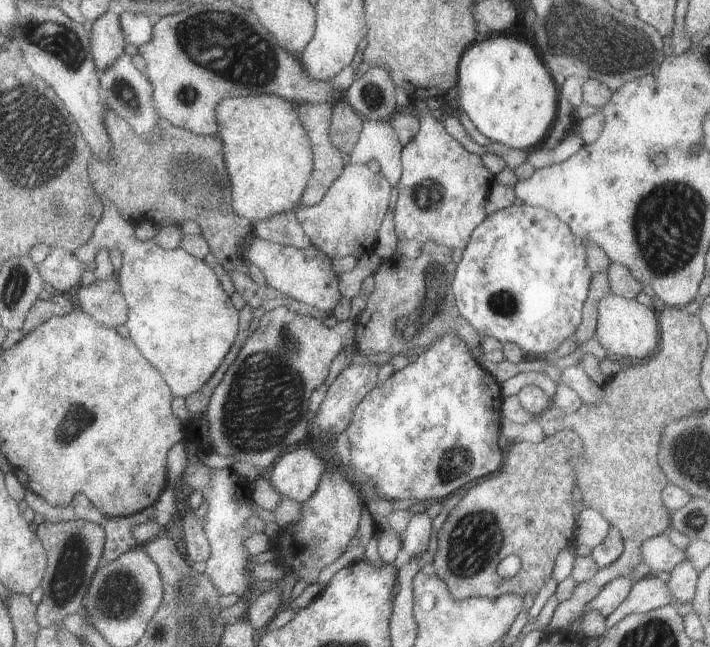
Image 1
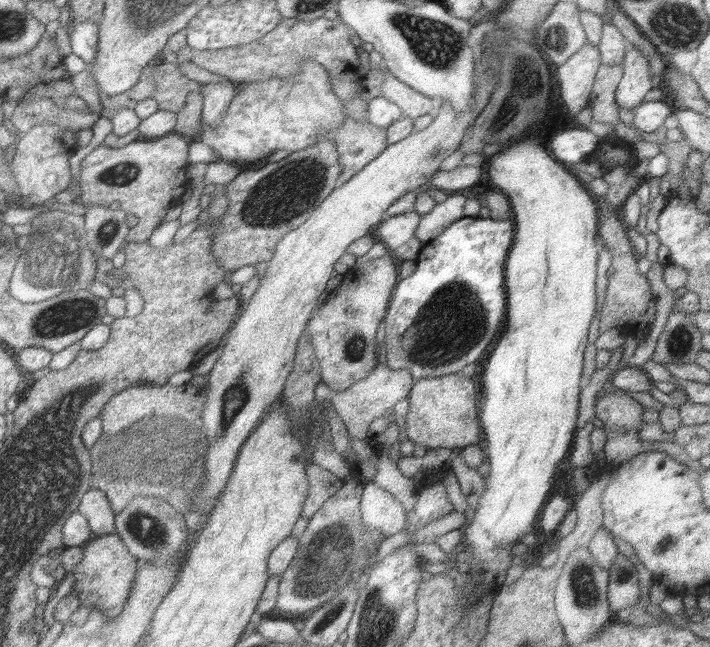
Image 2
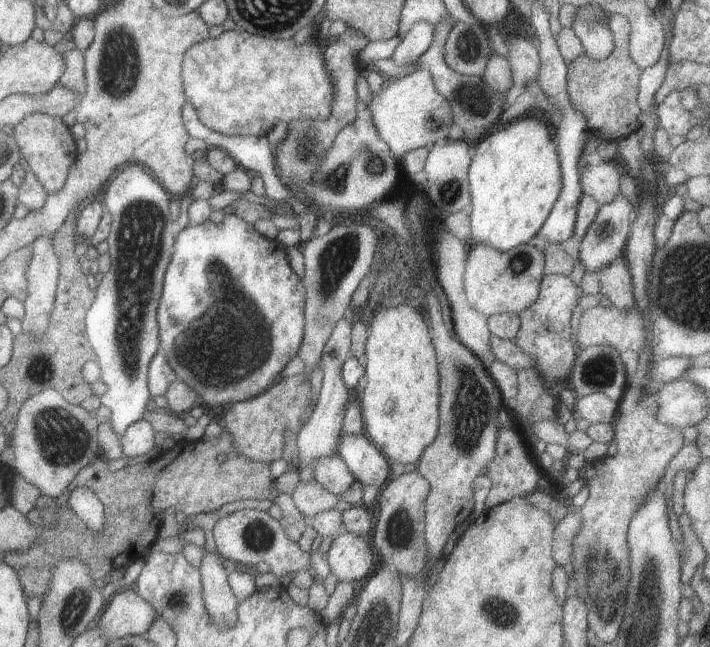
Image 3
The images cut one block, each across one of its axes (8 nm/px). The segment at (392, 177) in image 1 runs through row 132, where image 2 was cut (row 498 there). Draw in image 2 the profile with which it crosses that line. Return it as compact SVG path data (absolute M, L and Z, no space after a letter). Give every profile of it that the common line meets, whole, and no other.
M365 482L361 494L361 520L369 530L377 530L383 536L405 530L405 508L395 500L395 496L375 482Z

